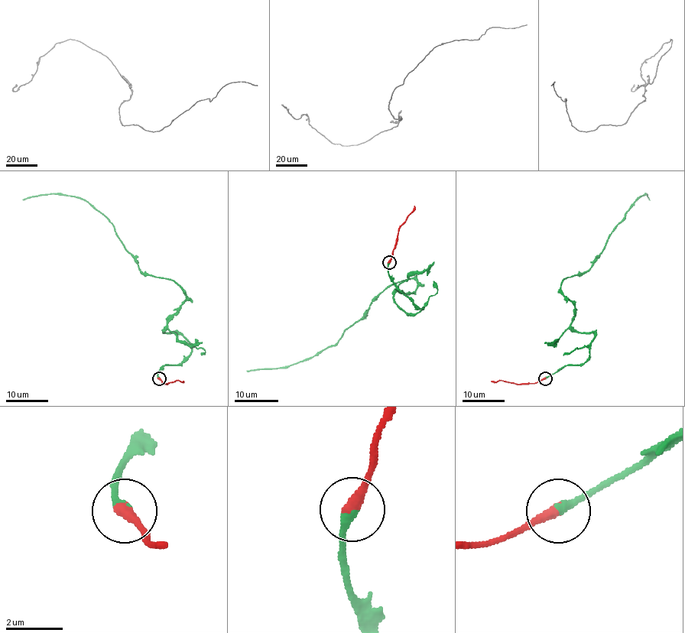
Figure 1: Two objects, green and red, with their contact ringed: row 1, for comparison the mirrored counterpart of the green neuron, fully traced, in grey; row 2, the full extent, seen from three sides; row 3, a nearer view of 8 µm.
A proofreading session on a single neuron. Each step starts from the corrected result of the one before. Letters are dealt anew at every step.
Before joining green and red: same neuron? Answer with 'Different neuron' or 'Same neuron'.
Same neuron

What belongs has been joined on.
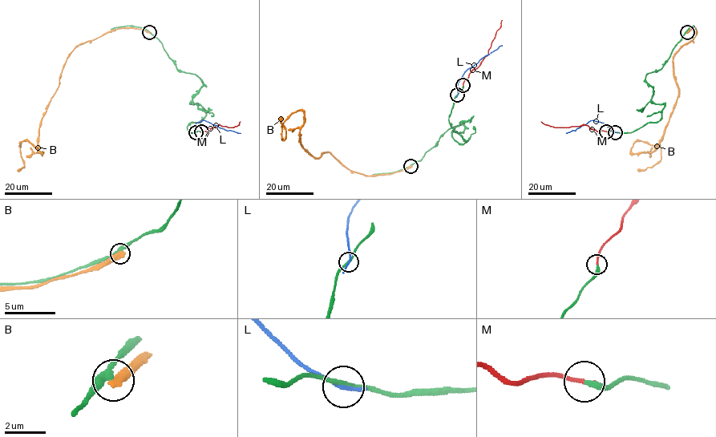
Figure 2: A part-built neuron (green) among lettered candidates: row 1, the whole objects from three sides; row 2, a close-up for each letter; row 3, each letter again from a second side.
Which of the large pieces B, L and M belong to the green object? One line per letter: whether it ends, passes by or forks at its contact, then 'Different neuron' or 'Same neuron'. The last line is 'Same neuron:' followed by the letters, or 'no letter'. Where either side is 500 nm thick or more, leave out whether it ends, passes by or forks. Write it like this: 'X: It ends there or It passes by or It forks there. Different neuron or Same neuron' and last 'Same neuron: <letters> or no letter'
B: It ends there. Different neuron
L: It ends there. Different neuron
M: It ends there. Same neuron
Same neuron: M

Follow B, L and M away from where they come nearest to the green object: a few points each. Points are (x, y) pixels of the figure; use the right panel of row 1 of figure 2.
B: (686, 32), (663, 137), (633, 144), (661, 159), (637, 170)
L: (615, 132), (600, 122), (591, 120), (566, 133)
M: (606, 131), (597, 131), (586, 125), (555, 127), (540, 121)

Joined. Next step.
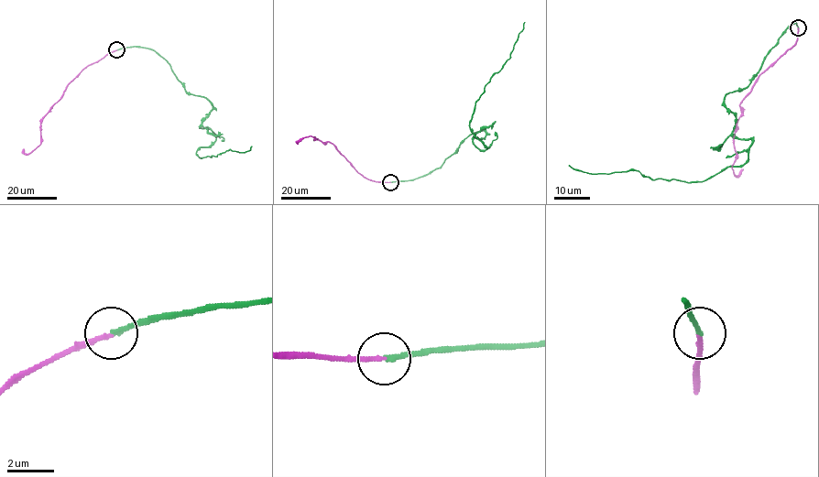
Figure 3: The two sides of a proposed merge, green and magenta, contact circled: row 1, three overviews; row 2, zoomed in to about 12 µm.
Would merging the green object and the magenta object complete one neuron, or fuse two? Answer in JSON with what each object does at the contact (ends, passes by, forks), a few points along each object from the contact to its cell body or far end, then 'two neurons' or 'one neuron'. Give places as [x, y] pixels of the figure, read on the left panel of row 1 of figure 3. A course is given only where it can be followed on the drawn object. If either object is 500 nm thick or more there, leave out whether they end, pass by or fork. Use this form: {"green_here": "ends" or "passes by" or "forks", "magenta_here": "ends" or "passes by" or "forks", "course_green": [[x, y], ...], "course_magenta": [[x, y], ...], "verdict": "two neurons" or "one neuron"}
{"green_here": "ends", "magenta_here": "ends", "course_green": [[116, 50], [153, 50], [188, 93], [211, 104], [199, 127], [216, 140], [199, 157], [251, 146]], "course_magenta": [[116, 50], [90, 64], [68, 85], [62, 96], [42, 118], [40, 143], [27, 154], [23, 148]], "verdict": "one neuron"}

